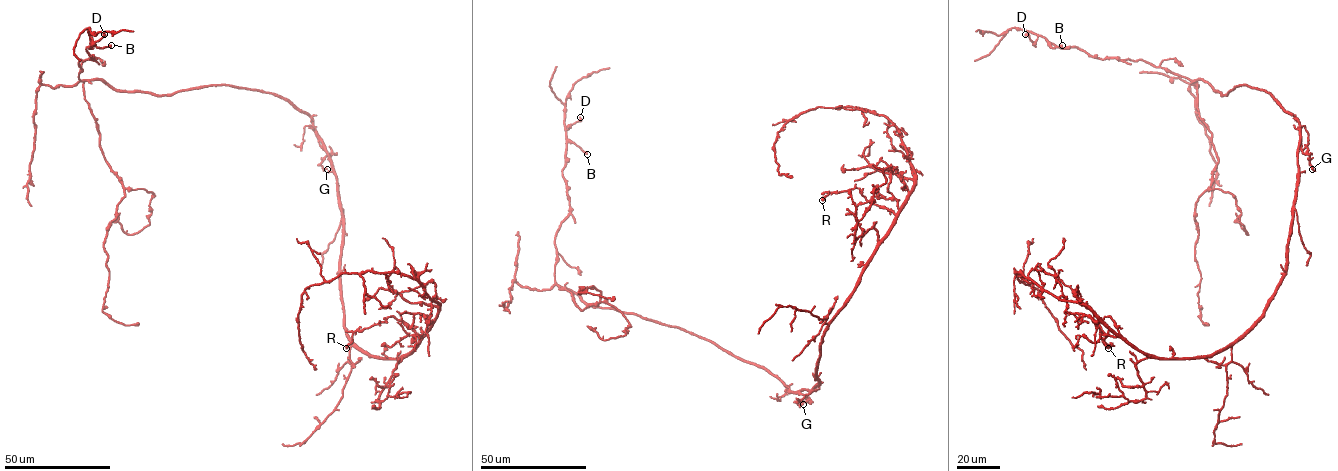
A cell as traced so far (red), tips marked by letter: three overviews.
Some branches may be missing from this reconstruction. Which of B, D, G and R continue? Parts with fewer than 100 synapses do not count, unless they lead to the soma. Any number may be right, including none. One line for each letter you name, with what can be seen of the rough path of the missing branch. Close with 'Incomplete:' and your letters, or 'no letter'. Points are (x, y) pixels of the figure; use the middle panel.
Incomplete: no letter

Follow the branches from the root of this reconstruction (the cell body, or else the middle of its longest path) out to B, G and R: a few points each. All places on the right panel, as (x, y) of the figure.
B: (1296, 195), (1299, 123), (1268, 92), (1240, 85), (1222, 95), (1140, 59), (1062, 45)
G: (1296, 195), (1301, 139), (1301, 149), (1310, 155), (1312, 169)
R: (1296, 195), (1286, 274), (1265, 312), (1237, 340), (1205, 356), (1151, 358), (1105, 316), (1096, 323), (1108, 348)

